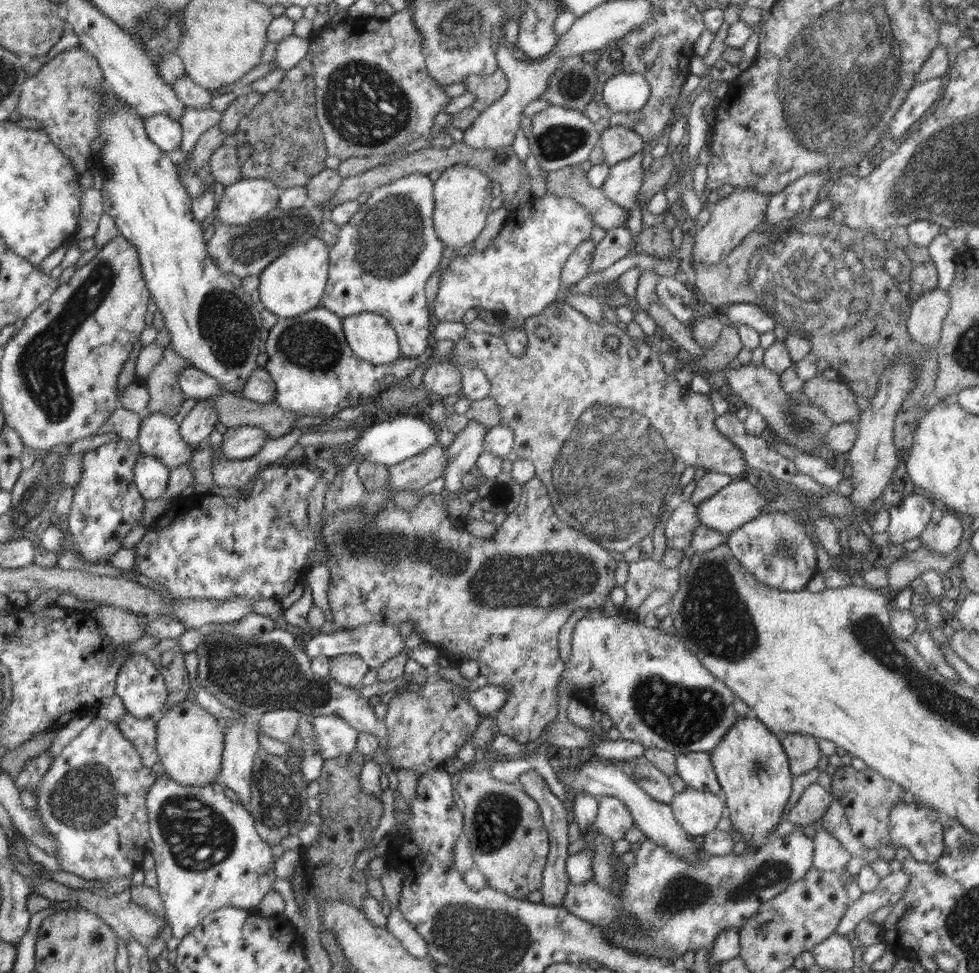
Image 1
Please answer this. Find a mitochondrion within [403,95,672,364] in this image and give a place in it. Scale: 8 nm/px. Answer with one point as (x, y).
(558, 142)

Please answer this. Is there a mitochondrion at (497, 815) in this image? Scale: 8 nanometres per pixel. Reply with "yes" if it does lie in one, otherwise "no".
yes

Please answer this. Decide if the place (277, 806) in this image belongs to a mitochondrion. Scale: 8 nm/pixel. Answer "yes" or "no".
yes

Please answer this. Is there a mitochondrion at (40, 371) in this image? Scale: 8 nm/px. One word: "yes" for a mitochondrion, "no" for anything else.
yes

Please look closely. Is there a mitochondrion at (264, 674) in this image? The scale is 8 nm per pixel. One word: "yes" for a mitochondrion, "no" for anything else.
yes

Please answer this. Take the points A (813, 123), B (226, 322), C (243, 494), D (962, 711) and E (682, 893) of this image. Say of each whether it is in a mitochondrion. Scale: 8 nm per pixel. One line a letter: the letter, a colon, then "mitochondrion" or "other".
A: mitochondrion
B: mitochondrion
C: other
D: mitochondrion
E: mitochondrion

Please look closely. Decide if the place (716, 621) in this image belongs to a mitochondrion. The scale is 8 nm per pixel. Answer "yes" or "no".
yes

